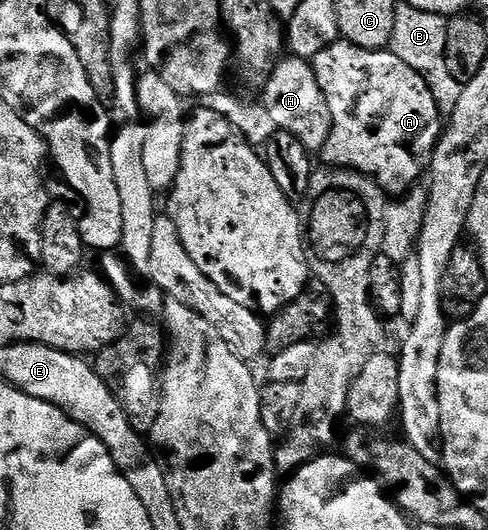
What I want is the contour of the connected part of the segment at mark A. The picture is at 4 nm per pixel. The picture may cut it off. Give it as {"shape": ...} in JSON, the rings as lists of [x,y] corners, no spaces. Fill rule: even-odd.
{"shape":[[[345,42],[320,50],[312,63],[316,82],[320,82],[320,90],[324,90],[334,123],[330,127],[328,142],[321,150],[321,159],[326,159],[323,161],[327,165],[350,168],[353,172],[370,176],[391,197],[397,198],[409,192],[429,169],[430,159],[444,127],[443,117],[436,106],[436,98],[432,98],[432,90],[428,90],[424,78],[420,78],[420,74],[416,74],[412,66],[400,62],[394,52],[368,50]]]}

